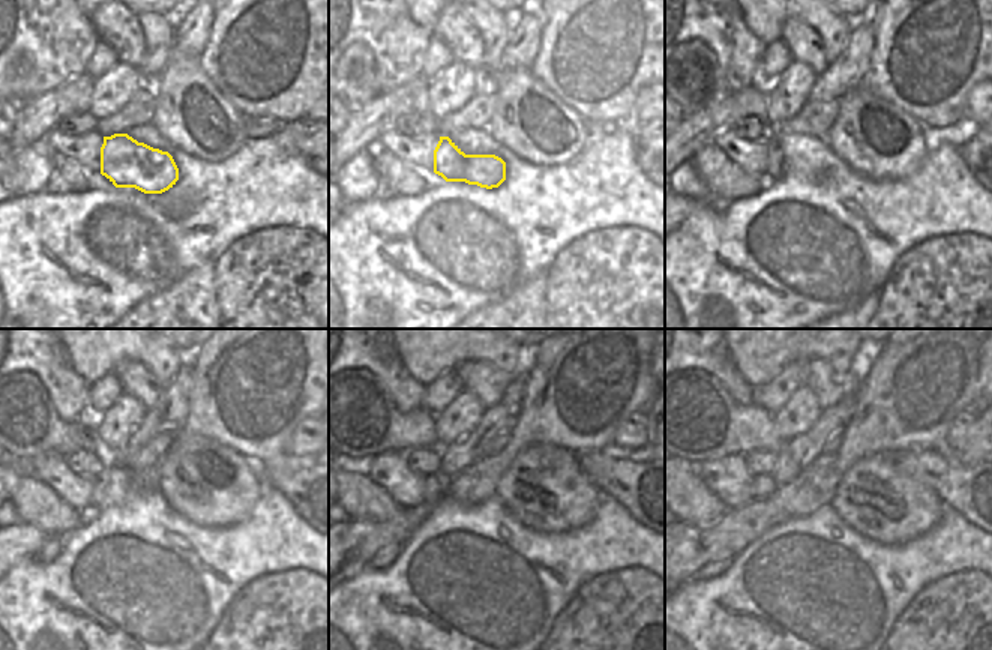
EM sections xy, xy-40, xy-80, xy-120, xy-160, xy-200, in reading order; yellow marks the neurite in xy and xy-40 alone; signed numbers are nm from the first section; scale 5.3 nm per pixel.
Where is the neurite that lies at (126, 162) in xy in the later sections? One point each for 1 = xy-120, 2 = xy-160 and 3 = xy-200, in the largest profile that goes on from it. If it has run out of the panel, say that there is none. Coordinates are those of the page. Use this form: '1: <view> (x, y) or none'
1: xy-120 (98, 493)
2: xy-160 (434, 487)
3: xy-200 (763, 487)

